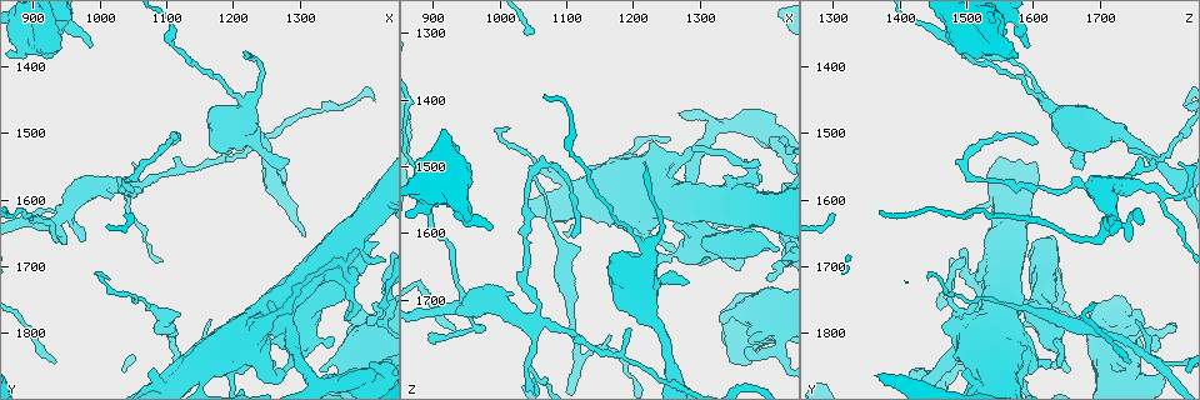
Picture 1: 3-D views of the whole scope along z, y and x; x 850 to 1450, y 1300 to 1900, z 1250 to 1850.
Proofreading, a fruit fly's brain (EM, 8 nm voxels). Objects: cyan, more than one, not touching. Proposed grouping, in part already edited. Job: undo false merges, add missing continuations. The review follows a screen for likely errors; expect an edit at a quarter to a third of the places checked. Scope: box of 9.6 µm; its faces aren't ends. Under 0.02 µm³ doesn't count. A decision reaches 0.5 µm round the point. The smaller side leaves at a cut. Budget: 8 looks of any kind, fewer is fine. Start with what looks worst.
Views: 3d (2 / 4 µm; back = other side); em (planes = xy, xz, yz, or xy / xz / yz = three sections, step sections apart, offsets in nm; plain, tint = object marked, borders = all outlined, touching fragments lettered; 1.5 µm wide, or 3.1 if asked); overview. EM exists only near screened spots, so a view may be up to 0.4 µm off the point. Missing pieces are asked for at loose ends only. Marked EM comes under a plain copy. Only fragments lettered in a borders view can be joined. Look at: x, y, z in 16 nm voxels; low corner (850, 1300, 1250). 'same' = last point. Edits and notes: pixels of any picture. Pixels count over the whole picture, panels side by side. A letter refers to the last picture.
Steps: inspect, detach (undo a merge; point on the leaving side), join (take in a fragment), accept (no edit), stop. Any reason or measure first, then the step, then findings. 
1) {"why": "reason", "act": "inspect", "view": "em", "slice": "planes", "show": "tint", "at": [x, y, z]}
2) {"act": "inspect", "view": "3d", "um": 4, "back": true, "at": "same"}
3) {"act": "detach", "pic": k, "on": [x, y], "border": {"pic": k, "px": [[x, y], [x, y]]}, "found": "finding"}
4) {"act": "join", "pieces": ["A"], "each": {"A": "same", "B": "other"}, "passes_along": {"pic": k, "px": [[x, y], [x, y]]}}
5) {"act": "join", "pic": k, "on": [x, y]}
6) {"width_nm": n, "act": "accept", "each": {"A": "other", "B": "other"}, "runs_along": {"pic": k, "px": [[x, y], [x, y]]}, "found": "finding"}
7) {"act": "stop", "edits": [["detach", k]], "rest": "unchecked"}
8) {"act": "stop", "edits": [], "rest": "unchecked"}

{"why": "free end", "act": "inspect", "view": "em", "slice": "yz", "step": 4, "show": "tint", "at": [985, 1370, 1590]}

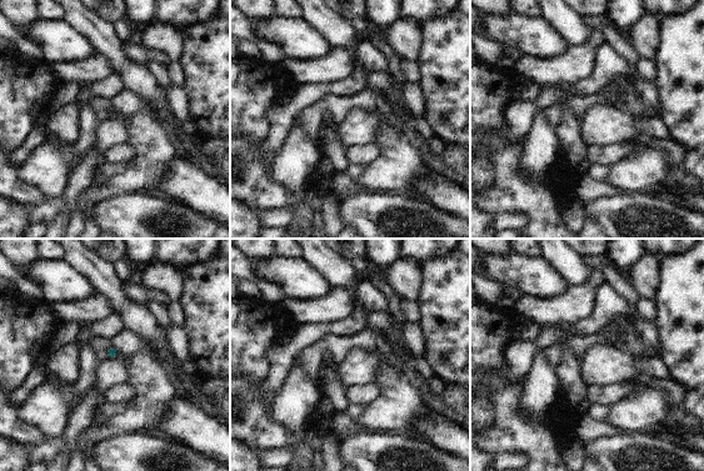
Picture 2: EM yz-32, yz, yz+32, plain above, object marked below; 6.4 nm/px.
{"act": "inspect", "view": "em", "slice": "planes", "show": "borders", "at": "same"}

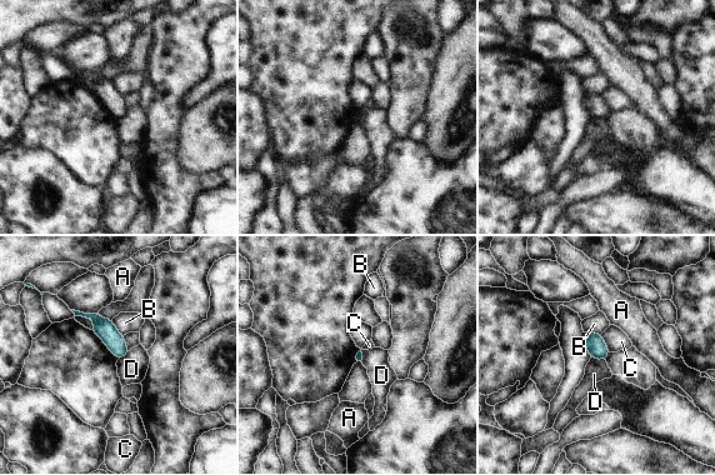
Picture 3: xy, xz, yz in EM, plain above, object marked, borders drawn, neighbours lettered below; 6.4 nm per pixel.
{"act": "accept", "each": {"A": "other", "B": "other", "C": "other", "D": "other"}, "border": {"pic": 3, "px": [[364, 350], [364, 360], [361, 363]]}, "found": "no lettered fragment goes on from it"}

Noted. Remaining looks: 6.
{"why": "free end", "act": "inspect", "view": "3d", "um": 2, "at": [1280, 1545, 1675]}

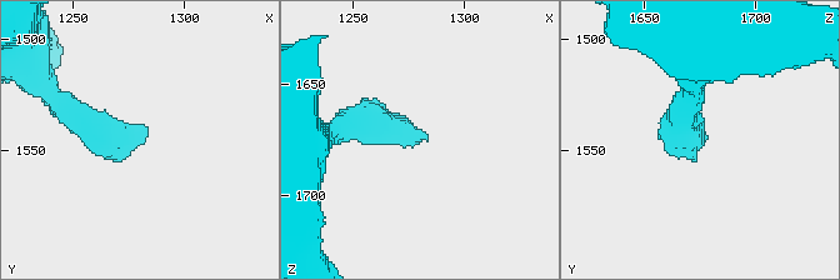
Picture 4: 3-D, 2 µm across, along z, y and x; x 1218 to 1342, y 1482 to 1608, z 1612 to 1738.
{"act": "inspect", "view": "em", "slice": "xz", "step": 8, "show": "borders", "at": [1283, 1541, 1676]}

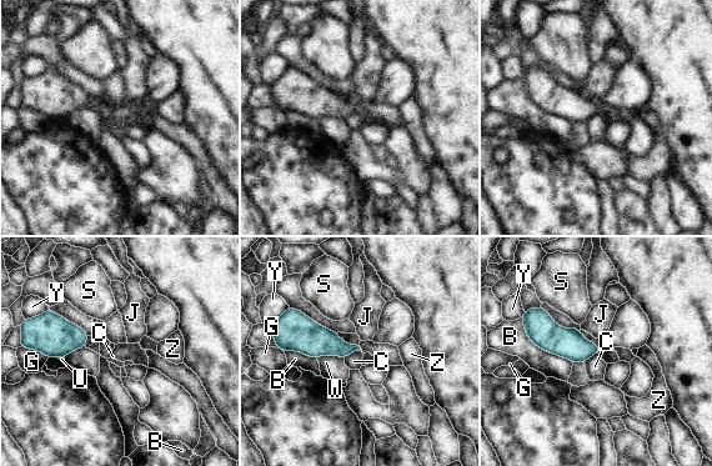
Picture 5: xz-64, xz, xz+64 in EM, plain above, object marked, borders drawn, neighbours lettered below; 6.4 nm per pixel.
{"act": "inspect", "view": "em", "slice": "planes", "show": "borders", "at": "same"}

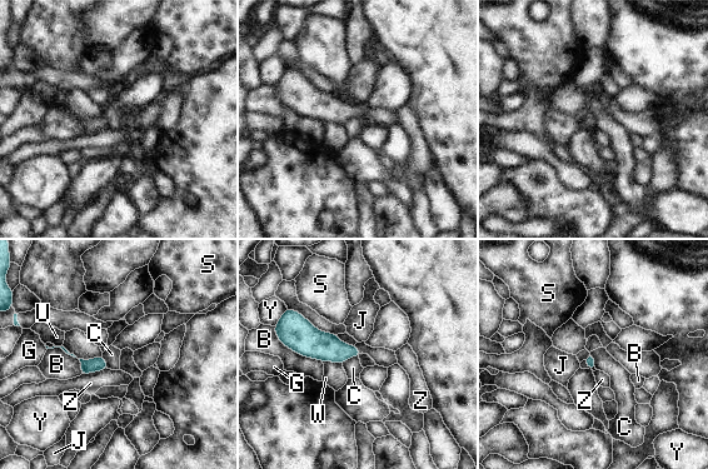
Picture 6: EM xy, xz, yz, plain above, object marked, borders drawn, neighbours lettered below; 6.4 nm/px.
{"act": "accept", "each": {"B": "other", "C": "other", "G": "other", "J": "other", "S": "other", "U": "other", "W": "other", "Y": "other", "Z": "other"}, "border": {"pic": 6, "px": [[358, 357], [350, 357], [342, 363]]}, "found": "no lettered fragment goes on from it"}

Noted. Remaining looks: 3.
{"why": "stops while still wide", "act": "inspect", "view": "em", "slice": "planes", "show": "borders", "at": [1330, 1850, 1735]}

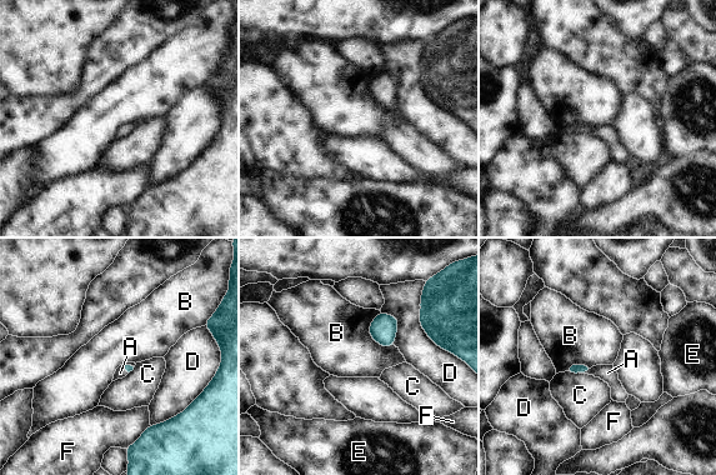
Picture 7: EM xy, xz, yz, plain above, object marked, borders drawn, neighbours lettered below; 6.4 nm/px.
{"longest_contact_nm": ["D", 380], "act": "join", "pieces": ["A"], "each": {"A": "same", "B": "other", "C": "other", "D": "other", "E": "other", "F": "other"}, "found": "it goes on there"}

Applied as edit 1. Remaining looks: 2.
{"act": "stop", "edits": [["join", 7]], "rest": "unchecked"}

